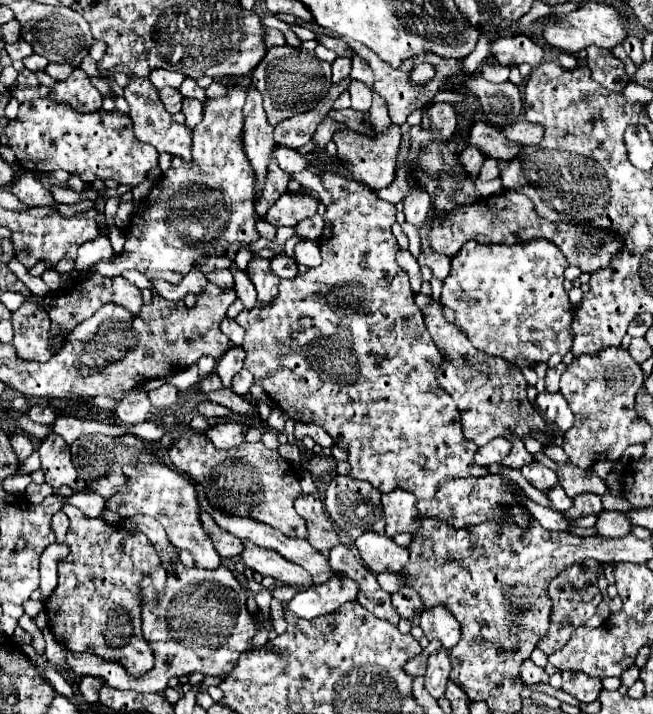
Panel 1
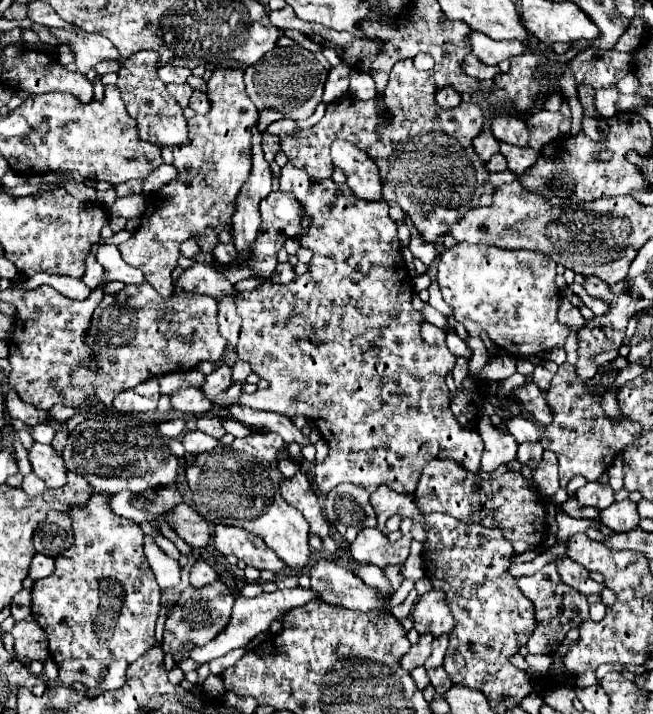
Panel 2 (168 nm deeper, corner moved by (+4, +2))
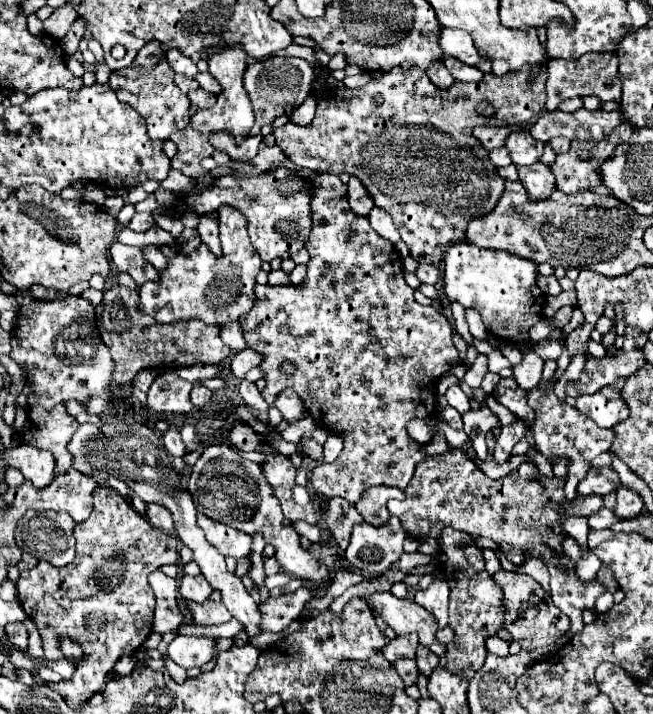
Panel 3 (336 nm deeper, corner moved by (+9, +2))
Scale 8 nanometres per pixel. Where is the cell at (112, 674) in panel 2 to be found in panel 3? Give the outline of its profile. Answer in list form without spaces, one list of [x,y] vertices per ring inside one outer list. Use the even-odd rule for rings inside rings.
[[[131,654],[129,658],[121,658],[121,660],[117,662],[117,666],[113,668],[113,672],[121,674],[121,676],[127,676],[127,674],[135,668],[135,662],[137,662],[137,654]]]

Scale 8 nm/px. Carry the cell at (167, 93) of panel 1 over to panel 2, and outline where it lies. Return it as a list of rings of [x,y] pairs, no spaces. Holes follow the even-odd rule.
[[[168,84],[166,88],[168,88],[168,92],[172,94],[172,98],[174,98],[182,108],[188,106],[188,98],[190,98],[190,94],[192,94],[192,88],[190,88],[188,84]]]

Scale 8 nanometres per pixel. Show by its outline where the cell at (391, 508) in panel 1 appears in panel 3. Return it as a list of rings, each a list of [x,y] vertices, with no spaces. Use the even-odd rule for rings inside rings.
[[[371,486],[369,490],[365,490],[365,494],[361,494],[361,500],[355,504],[355,508],[365,522],[373,526],[381,526],[389,520],[387,500],[391,498],[403,500],[405,494],[393,486]]]

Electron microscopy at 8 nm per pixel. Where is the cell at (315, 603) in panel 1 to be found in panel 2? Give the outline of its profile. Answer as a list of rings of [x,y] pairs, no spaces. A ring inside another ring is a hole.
[[[294,588],[294,590],[276,590],[272,594],[260,594],[256,598],[246,598],[246,596],[238,596],[232,608],[232,618],[230,624],[226,626],[226,630],[222,630],[222,634],[218,634],[218,638],[214,638],[212,642],[208,642],[206,646],[194,646],[190,650],[190,658],[196,660],[198,664],[206,664],[214,658],[220,658],[224,654],[228,654],[234,648],[242,648],[248,642],[252,642],[256,636],[266,634],[270,630],[270,624],[274,620],[278,620],[278,614],[286,614],[288,610],[296,608],[296,606],[304,606],[310,600],[316,600],[318,594],[314,594],[314,590],[310,588]]]

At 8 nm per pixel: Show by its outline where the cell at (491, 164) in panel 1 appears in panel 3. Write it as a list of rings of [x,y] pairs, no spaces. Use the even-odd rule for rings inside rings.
[[[503,146],[503,148],[497,148],[497,150],[491,150],[491,152],[489,152],[489,158],[491,158],[491,162],[493,162],[495,166],[509,166],[509,164],[511,164],[509,150],[505,150],[505,146]]]

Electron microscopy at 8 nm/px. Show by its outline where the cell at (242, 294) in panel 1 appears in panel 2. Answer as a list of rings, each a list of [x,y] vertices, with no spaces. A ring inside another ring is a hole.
[[[218,244],[214,250],[214,256],[218,262],[230,266],[230,262],[234,262],[234,254],[238,254],[238,250],[234,250],[234,244]]]

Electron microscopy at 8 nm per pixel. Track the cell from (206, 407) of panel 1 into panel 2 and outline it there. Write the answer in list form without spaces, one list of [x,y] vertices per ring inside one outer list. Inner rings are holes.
[[[186,388],[182,392],[174,392],[172,394],[172,408],[180,410],[180,412],[190,412],[190,414],[204,414],[204,408],[210,406],[210,410],[214,408],[214,404],[202,394],[202,390],[196,388]]]

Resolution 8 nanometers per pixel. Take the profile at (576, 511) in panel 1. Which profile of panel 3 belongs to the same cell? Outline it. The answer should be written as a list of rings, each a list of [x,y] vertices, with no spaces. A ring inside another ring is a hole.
[[[591,466],[589,474],[577,486],[577,492],[581,496],[589,496],[589,494],[607,496],[607,494],[615,492],[617,486],[619,486],[619,474],[611,466],[607,466],[607,468],[595,468],[595,466]]]

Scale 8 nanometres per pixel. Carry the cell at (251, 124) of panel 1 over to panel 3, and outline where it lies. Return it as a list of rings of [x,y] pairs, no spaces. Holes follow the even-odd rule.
[[[223,205],[217,210],[219,216],[219,240],[221,240],[221,254],[213,254],[207,244],[199,244],[193,252],[183,254],[177,252],[175,258],[167,262],[167,268],[159,272],[159,282],[145,282],[139,288],[139,310],[143,314],[153,316],[159,324],[171,324],[171,322],[183,322],[183,320],[203,320],[209,326],[223,326],[225,322],[235,322],[243,318],[255,302],[255,276],[261,270],[261,260],[257,250],[249,242],[247,234],[247,220],[236,208]]]

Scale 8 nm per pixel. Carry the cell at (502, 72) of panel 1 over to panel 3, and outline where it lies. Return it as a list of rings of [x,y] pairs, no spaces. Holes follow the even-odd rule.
[[[443,58],[443,64],[447,66],[447,70],[451,72],[451,76],[459,82],[479,82],[483,78],[483,72],[479,72],[475,66],[465,66],[461,60],[457,58]]]

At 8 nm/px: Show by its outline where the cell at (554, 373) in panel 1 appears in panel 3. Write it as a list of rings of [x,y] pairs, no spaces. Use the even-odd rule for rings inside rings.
[[[531,350],[529,354],[523,356],[523,362],[513,366],[513,378],[523,390],[533,390],[537,388],[543,372],[543,360]]]

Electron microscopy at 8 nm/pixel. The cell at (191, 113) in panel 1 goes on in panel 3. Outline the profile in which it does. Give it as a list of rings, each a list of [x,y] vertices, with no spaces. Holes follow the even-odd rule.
[[[195,90],[195,92],[191,92],[191,102],[199,108],[209,108],[209,106],[213,106],[215,96],[205,92],[205,90]]]

